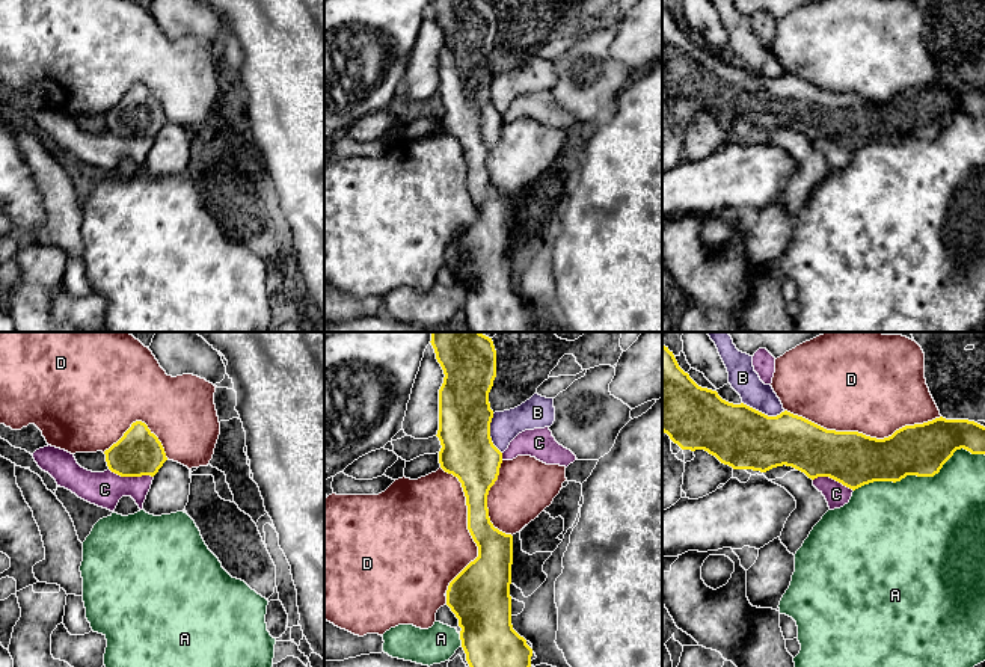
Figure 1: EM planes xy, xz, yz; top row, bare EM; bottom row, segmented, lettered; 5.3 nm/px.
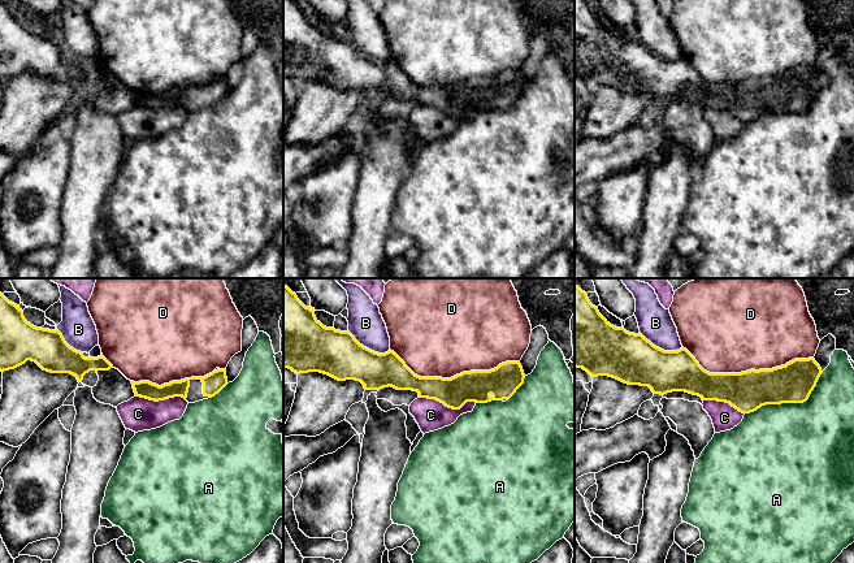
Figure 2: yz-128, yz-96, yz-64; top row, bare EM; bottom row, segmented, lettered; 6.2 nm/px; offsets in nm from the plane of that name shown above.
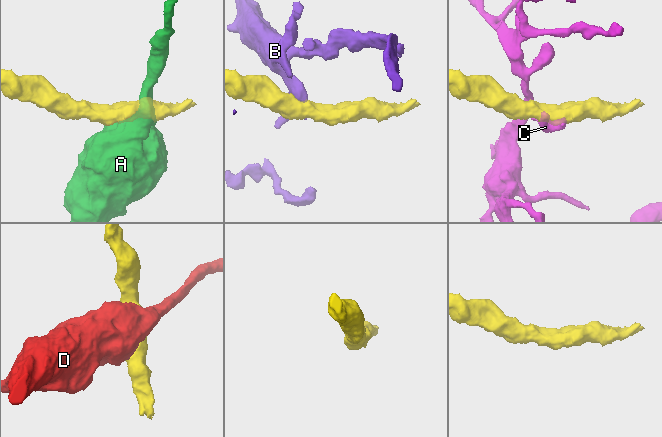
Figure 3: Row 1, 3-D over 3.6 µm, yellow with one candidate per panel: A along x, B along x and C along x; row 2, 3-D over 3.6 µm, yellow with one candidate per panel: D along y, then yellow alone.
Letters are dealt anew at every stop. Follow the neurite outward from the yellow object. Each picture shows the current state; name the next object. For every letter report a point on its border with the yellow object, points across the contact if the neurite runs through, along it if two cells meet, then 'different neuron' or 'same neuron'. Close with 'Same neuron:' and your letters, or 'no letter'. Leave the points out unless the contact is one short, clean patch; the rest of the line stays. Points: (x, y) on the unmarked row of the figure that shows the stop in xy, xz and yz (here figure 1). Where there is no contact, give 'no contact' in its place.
A: meets yellow in yz at (920, 138); different neuron
B: meets yellow in yz at (764, 76); different neuron
C: meets yellow in xy at (131, 138); different neuron
D: meets yellow in yz at (862, 95); different neuron
Same neuron: no letter

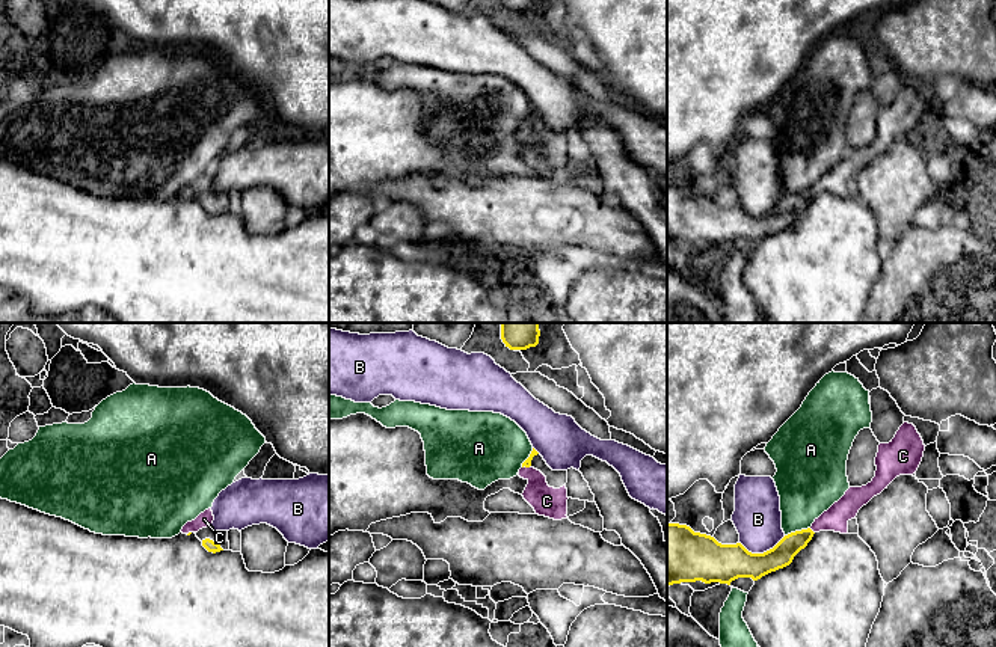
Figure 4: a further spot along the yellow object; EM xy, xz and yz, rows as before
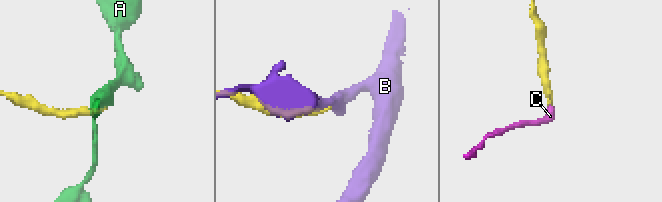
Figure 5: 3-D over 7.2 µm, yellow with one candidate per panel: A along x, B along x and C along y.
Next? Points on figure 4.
A: meets yellow in yz at (797, 193); different neuron
B: meets yellow in yz at (764, 214); different neuron
C: meets yellow in yz at (812, 193); runs through yz (782, 216), (794, 204), (812, 193), (820, 186), (836, 180); same neuron
Same neuron: C

